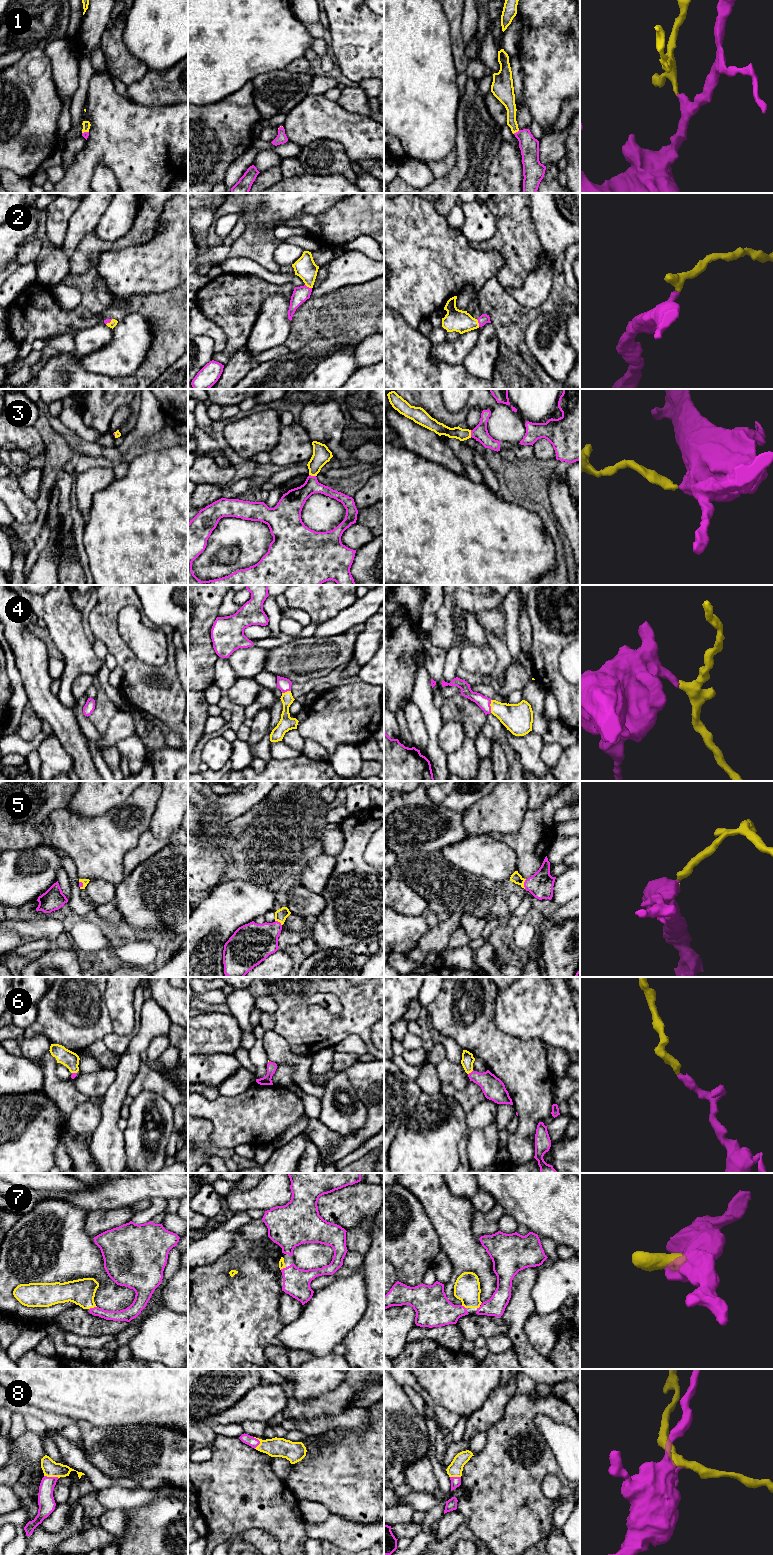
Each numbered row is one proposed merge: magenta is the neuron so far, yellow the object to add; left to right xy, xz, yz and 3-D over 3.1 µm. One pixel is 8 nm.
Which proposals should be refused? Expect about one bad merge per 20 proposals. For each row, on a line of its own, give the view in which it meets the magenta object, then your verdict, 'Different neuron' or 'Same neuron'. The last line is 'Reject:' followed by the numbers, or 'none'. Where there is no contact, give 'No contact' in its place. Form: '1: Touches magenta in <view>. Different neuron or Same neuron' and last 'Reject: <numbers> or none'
1: Touches magenta in yz. Same neuron
2: Touches magenta in yz. Same neuron
3: Touches magenta in xz. Same neuron
4: Touches magenta in yz. Same neuron
5: Touches magenta in yz. Same neuron
6: Touches magenta in yz. Same neuron
7: Touches magenta in xy. Same neuron
8: Touches magenta in xy. Same neuron
Reject: none

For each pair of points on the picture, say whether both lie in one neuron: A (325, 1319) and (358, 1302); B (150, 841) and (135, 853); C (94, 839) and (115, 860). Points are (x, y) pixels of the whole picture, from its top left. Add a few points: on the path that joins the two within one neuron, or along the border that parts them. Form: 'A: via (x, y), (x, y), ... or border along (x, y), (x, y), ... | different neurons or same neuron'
A: via (333, 1311), (344, 1302), (350, 1302) | same neuron
B: via (146, 845), (139, 852) | same neuron
C: via (99, 843), (110, 855) | same neuron

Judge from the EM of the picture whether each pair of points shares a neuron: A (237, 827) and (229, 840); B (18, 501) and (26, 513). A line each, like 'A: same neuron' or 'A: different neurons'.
A: same neuron
B: same neuron

